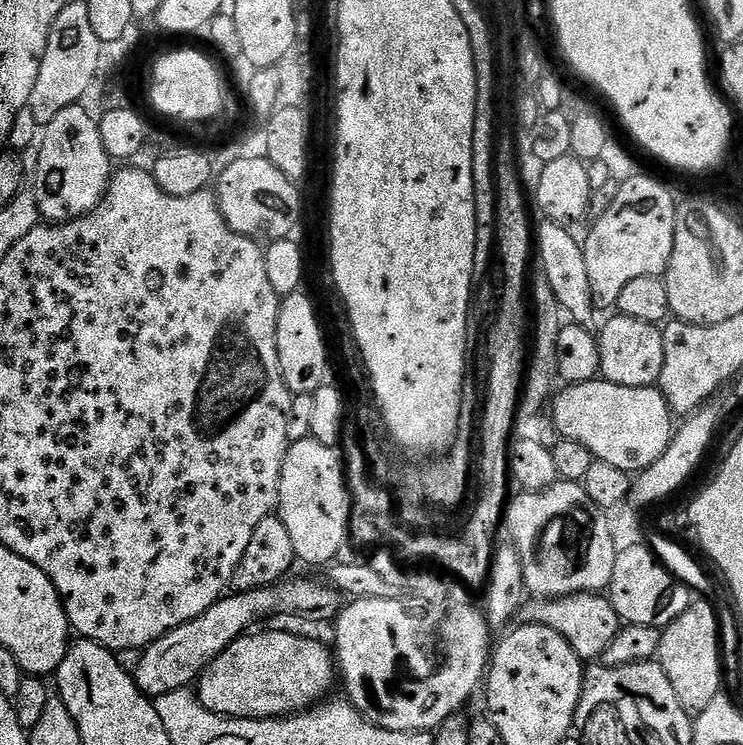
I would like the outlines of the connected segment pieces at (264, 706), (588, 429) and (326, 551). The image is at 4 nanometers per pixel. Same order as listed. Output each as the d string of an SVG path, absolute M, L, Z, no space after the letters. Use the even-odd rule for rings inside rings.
M259 632L238 637L225 652L218 654L218 658L214 658L214 662L210 662L210 666L206 666L206 670L201 674L198 681L200 703L206 706L206 710L210 710L219 716L230 716L233 720L275 720L277 718L299 714L313 707L317 702L323 701L329 695L327 692L331 690L332 683L335 680L337 683L338 680L338 665L334 659L333 649L329 645L327 648L320 640L311 640L308 636L295 636L292 632Z
M603 378L561 387L551 401L550 420L563 439L582 442L593 458L633 474L662 458L674 431L673 410L659 387L618 386Z
M311 438L289 444L288 453L282 466L278 515L282 522L286 522L286 530L290 533L290 542L294 542L294 554L301 565L303 563L329 563L328 565L331 565L337 559L335 556L344 548L344 539L347 541L350 536L348 520L352 517L352 498L348 495L344 461L336 448L326 446Z

